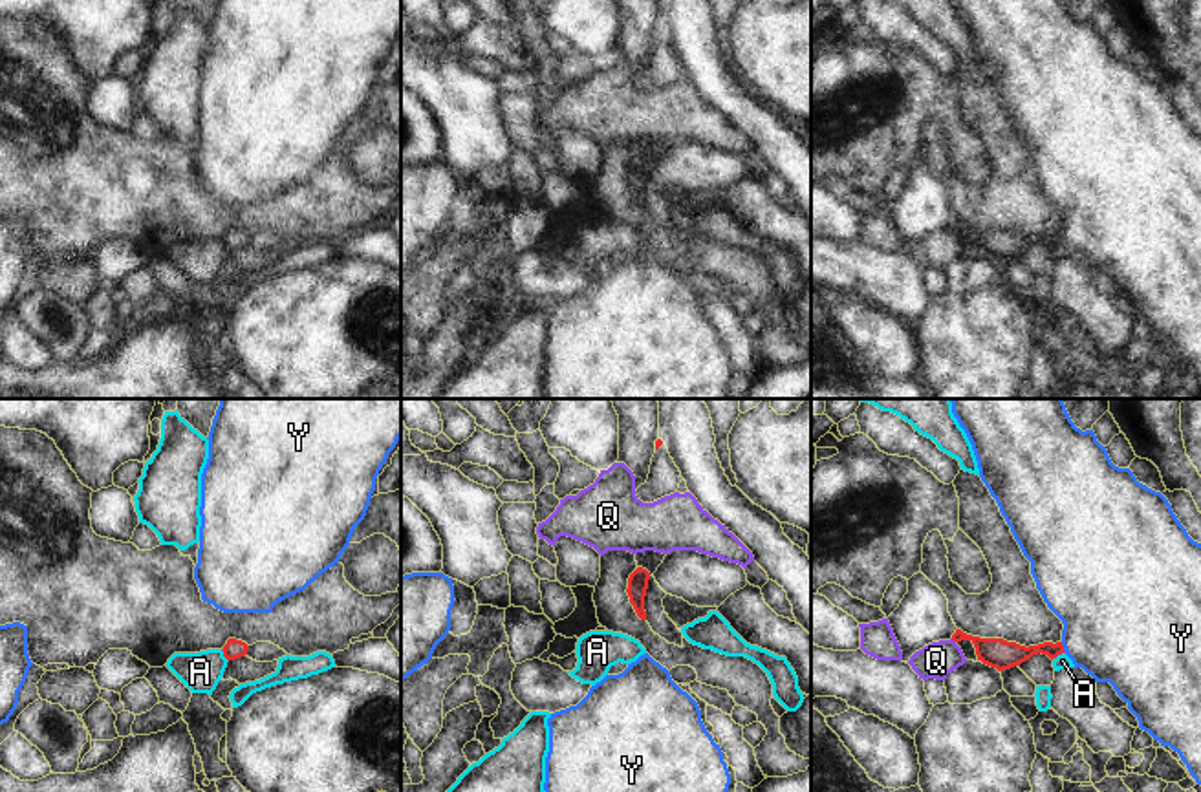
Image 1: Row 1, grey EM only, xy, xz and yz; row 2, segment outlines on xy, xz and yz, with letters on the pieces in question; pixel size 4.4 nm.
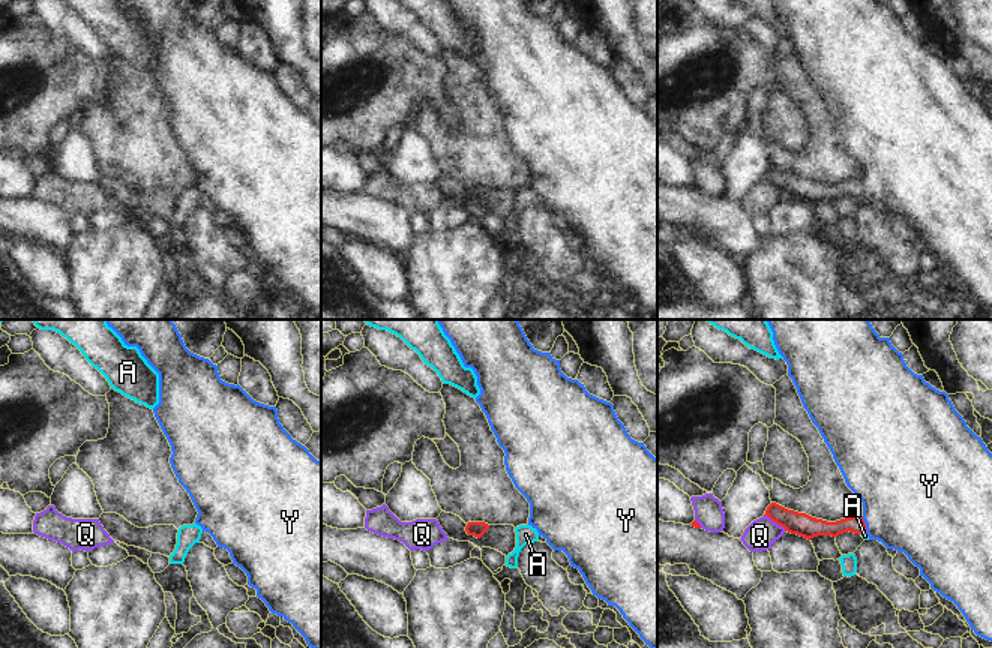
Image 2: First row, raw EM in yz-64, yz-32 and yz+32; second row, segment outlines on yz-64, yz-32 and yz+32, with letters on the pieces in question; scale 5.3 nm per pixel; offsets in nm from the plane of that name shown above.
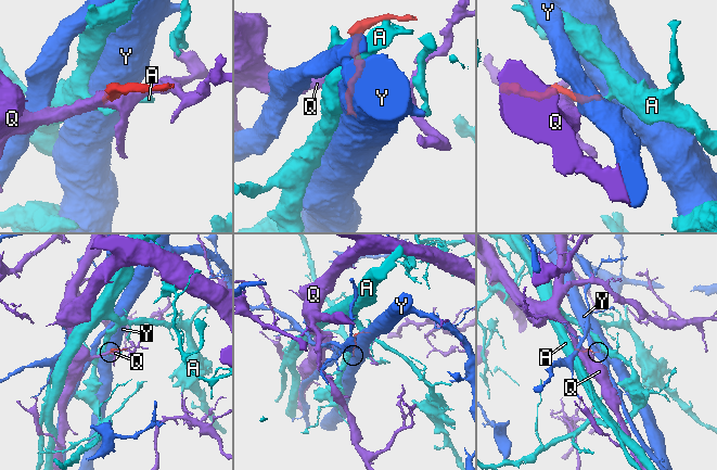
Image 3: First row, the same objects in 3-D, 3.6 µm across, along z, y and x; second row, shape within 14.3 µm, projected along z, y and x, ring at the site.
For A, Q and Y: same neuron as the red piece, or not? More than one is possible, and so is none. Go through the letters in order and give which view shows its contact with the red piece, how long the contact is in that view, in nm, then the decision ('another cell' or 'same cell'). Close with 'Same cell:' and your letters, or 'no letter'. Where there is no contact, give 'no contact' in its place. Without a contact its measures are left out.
A: contact in yz; length 70 nm; another cell
Q: no contact; another cell
Y: contact in yz; length 50 nm; same cell
Same cell: Y

